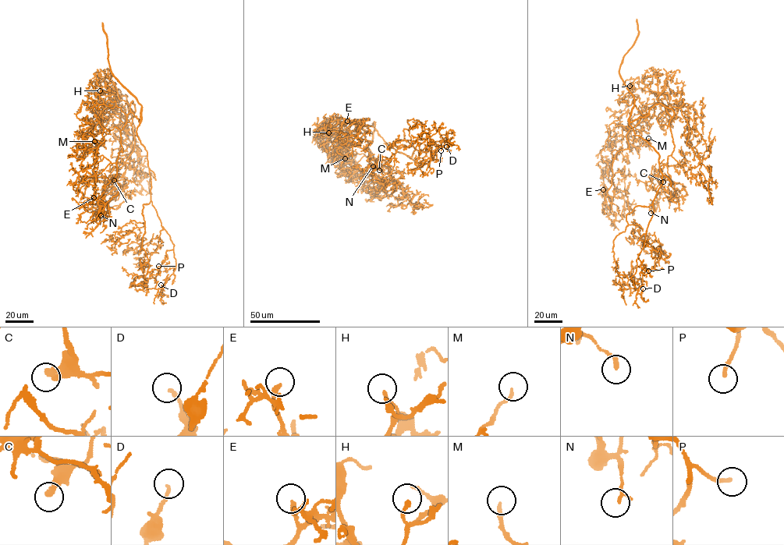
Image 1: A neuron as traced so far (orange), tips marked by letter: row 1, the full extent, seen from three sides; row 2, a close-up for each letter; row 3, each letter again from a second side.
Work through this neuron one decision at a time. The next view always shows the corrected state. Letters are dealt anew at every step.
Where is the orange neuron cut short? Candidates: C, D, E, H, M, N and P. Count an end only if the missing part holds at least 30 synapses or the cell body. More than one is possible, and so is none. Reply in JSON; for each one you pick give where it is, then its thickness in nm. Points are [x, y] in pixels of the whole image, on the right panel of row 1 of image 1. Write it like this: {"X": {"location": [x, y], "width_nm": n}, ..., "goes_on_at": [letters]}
{"D": {"location": [643, 288], "width_nm": 160}, "E": {"location": [603, 189], "width_nm": 220}, "P": {"location": [648, 270], "width_nm": 180}, "goes_on_at": ["D", "E", "P"]}

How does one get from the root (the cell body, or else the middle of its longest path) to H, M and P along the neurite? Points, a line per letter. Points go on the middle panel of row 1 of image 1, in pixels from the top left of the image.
H: (376, 129), (374, 122), (370, 143), (343, 129), (341, 125), (340, 127), (342, 126), (341, 122), (328, 132)
M: (376, 129), (374, 122), (369, 143), (357, 129), (348, 128), (351, 146), (345, 143), (338, 148), (345, 158)
P: (376, 129), (391, 147), (411, 157), (414, 150), (423, 150), (445, 135), (440, 136), (444, 139), (441, 150)

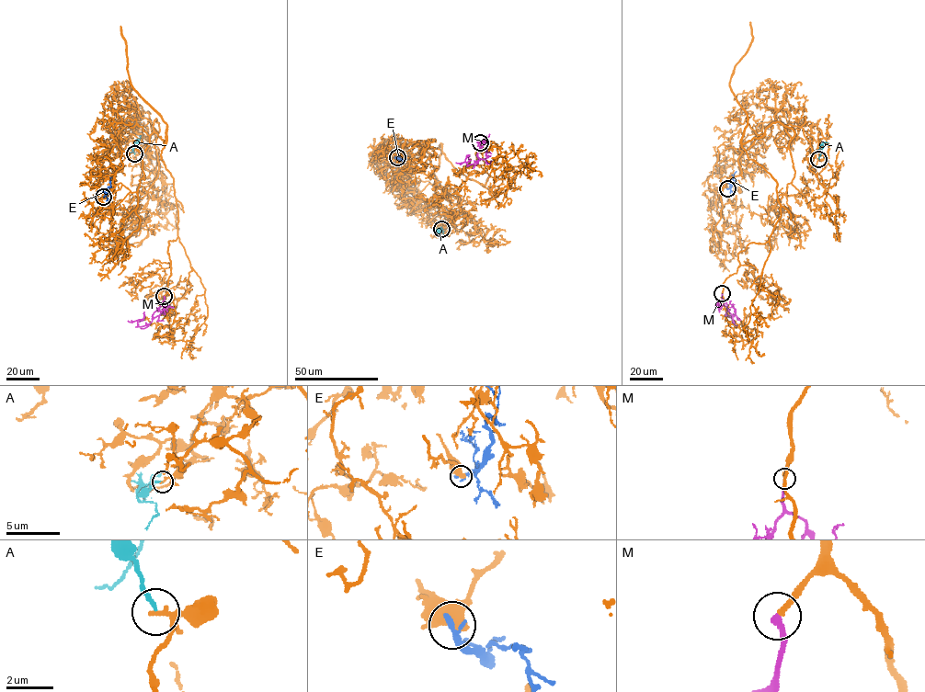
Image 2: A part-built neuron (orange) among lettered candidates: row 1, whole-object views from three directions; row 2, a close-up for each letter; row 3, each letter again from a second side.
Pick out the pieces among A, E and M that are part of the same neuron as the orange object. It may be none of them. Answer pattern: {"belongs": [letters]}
{"belongs": []}

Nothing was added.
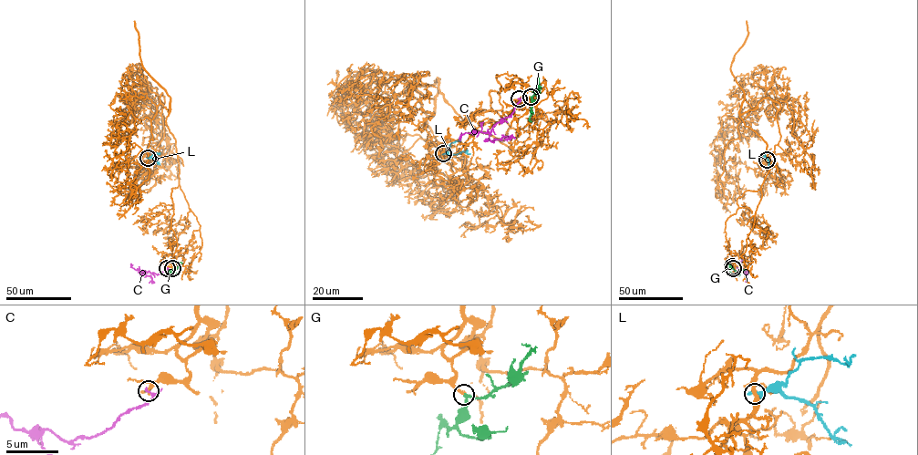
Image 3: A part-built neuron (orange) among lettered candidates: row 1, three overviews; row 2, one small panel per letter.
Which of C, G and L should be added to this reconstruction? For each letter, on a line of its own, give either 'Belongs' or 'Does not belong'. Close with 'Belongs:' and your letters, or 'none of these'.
C: Does not belong
G: Belongs
L: Does not belong
Belongs: G

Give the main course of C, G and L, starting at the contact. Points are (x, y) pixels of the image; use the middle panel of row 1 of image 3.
C: (519, 98), (512, 112), (494, 126), (489, 138), (493, 140), (509, 136)
G: (531, 97), (532, 102), (529, 119), (531, 121)
L: (443, 154), (470, 154)

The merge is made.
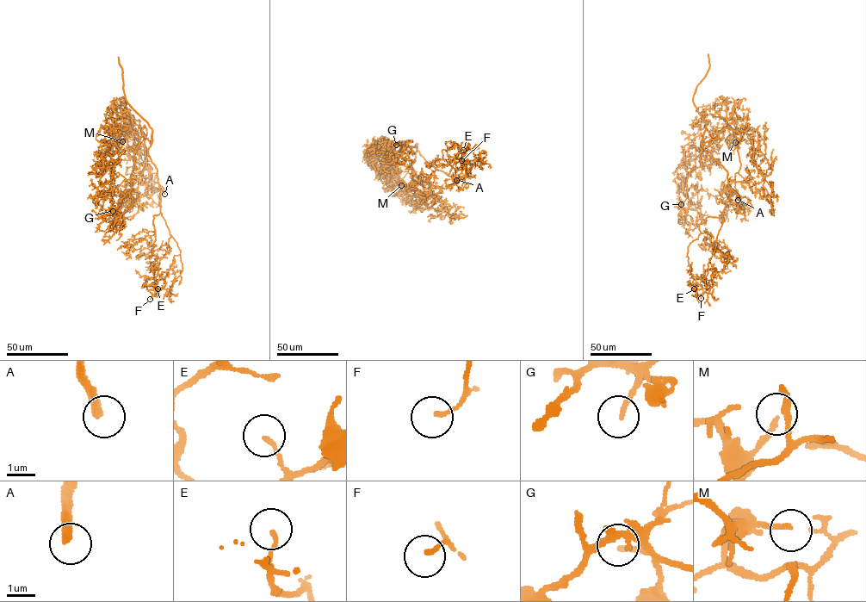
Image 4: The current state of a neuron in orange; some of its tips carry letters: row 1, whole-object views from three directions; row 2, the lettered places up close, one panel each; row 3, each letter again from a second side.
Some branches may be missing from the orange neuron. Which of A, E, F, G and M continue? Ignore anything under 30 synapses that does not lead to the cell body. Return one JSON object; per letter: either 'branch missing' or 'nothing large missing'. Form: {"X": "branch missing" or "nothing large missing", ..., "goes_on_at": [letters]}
{"A": "branch missing", "E": "nothing large missing", "F": "nothing large missing", "G": "branch missing", "M": "branch missing", "goes_on_at": ["A", "G", "M"]}

